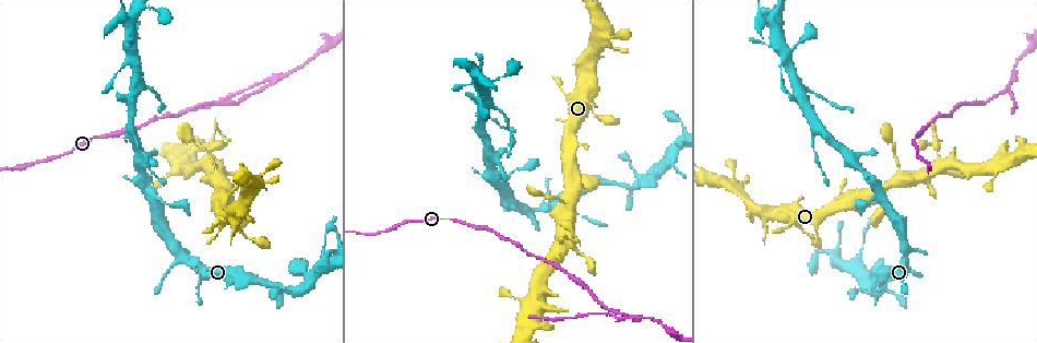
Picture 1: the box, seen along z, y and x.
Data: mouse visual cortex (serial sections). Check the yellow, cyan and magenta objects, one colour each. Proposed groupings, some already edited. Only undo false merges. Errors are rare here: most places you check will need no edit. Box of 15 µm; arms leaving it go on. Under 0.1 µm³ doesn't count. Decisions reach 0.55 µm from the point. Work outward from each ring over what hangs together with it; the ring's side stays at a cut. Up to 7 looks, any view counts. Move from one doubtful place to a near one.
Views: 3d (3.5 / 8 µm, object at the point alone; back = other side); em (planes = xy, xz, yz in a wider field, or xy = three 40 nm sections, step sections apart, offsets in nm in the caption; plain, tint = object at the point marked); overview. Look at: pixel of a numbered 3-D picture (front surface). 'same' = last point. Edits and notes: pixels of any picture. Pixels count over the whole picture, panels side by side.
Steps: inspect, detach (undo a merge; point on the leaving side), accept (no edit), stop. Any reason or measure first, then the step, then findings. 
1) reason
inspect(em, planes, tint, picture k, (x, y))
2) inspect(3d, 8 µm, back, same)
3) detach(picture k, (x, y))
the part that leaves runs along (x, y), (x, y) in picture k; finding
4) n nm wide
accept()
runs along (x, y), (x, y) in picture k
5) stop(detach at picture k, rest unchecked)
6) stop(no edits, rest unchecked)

inspect(3d, 3.5 µm, back, picture 1, (359, 233))

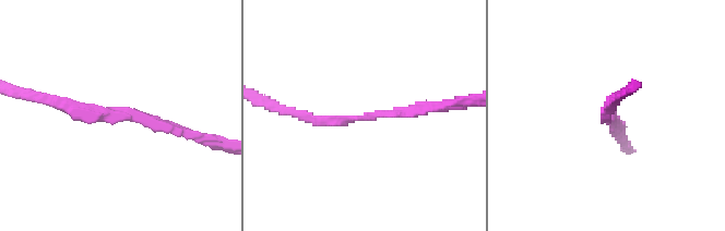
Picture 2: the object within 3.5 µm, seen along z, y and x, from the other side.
arms of 150, 150 nm; shape alone is not enough
inspect(em, xy, step 3, tint, picture 2, (115, 115))

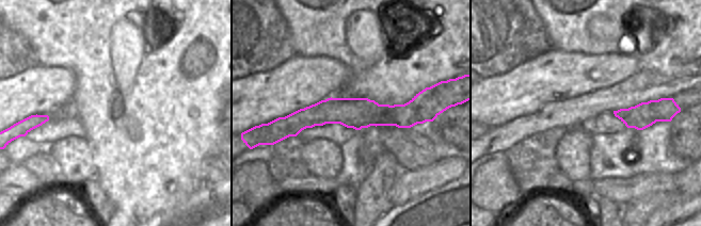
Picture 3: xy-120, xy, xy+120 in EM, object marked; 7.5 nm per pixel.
cut it another way
inspect(em, xy, step 1, tint, same)

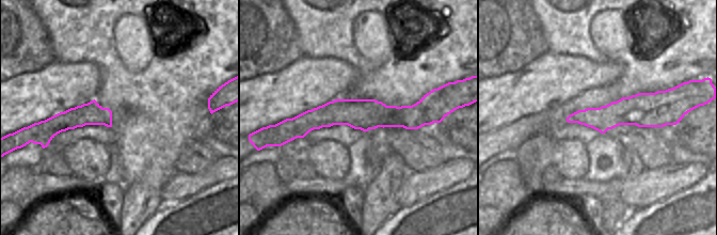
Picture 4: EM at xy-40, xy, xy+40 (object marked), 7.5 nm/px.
accept()
runs along (429, 108), (288, 125) in picture 4; all the same cell

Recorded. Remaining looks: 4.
inspect(em, xy, step 5, tint, picture 1, (624, 314))

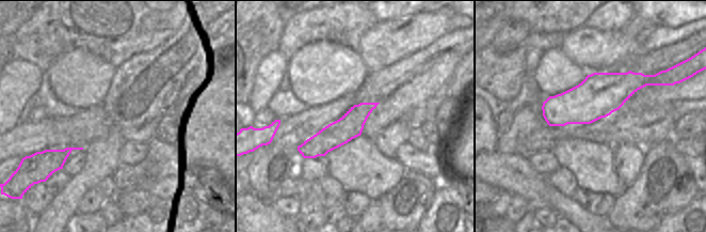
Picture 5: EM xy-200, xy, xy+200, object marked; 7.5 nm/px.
inspect(3d, 3.5 µm, back, same)

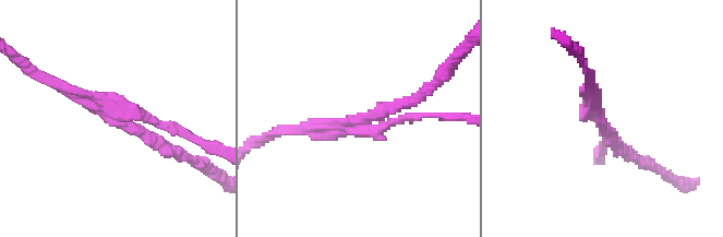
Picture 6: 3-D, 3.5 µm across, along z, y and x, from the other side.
detach(picture 6, (163, 125))
the part that leaves runs along (121, 110), (218, 150) in picture 6; a second cell is stuck on

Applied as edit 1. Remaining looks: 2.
stop(detach at picture 6, rest unchecked)

